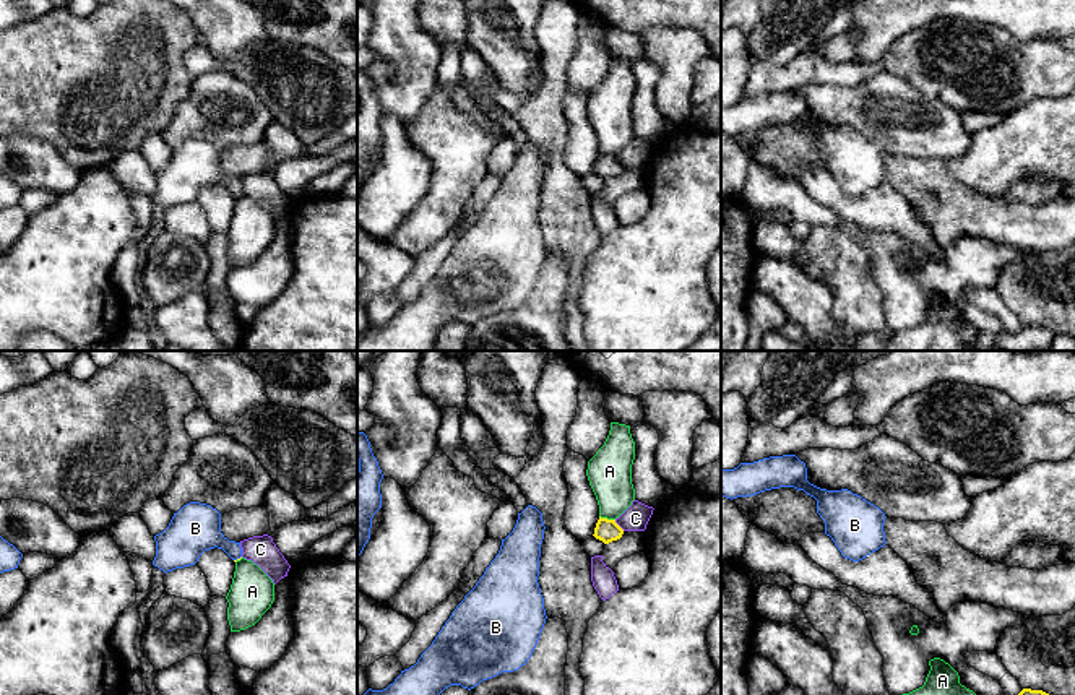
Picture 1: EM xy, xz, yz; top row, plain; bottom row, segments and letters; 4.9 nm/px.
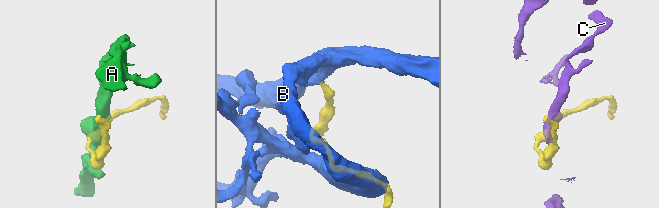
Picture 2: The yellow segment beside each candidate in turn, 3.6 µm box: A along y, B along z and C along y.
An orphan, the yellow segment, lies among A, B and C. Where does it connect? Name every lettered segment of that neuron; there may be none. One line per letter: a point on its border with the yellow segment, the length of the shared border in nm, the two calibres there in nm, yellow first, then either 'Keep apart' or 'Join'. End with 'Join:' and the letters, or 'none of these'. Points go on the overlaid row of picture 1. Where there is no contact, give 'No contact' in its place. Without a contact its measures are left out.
A: Touches yellow at xz (606, 518). Shared border 80 nm. Thickness 110 nm (yellow) against 220 nm. Keep apart
B: Touches yellow at xy (237, 559). Shared border 50 nm. Thickness 20 nm (yellow) against 220 nm. Join
C: Touches yellow at xz (617, 525). Shared border 80 nm. Thickness 110 nm (yellow) against 130 nm. Keep apart
Join: B

